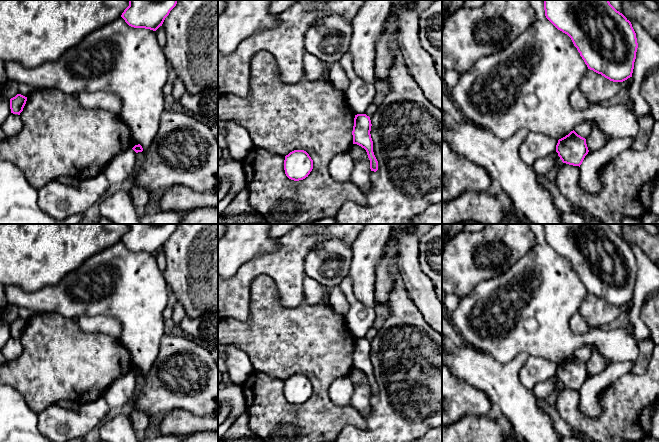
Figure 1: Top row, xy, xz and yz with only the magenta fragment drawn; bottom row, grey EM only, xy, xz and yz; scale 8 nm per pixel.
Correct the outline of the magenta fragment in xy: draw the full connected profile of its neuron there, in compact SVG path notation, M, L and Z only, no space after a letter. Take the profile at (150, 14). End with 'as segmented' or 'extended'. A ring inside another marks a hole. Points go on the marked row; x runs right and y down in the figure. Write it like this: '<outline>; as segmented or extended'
M129 0L129 6L124 10L121 17L134 28L145 28L156 31L162 26L165 18L176 6L178 0Z; as segmented

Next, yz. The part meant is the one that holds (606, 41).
M609 0L543 1L546 18L571 38L588 69L613 82L632 77L636 33Z; as segmented

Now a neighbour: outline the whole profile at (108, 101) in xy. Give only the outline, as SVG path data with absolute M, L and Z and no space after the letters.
M79 92L73 95L82 107L88 109L104 109L114 114L119 114L121 100L110 92Z

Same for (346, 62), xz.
M348 52L342 57L340 63L349 79L349 88L345 94L347 103L355 115L365 114L369 105L374 102L375 86L355 75L352 57Z

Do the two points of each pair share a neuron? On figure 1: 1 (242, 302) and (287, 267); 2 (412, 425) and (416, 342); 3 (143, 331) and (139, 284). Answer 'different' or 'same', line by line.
1: same
2: same
3: same

